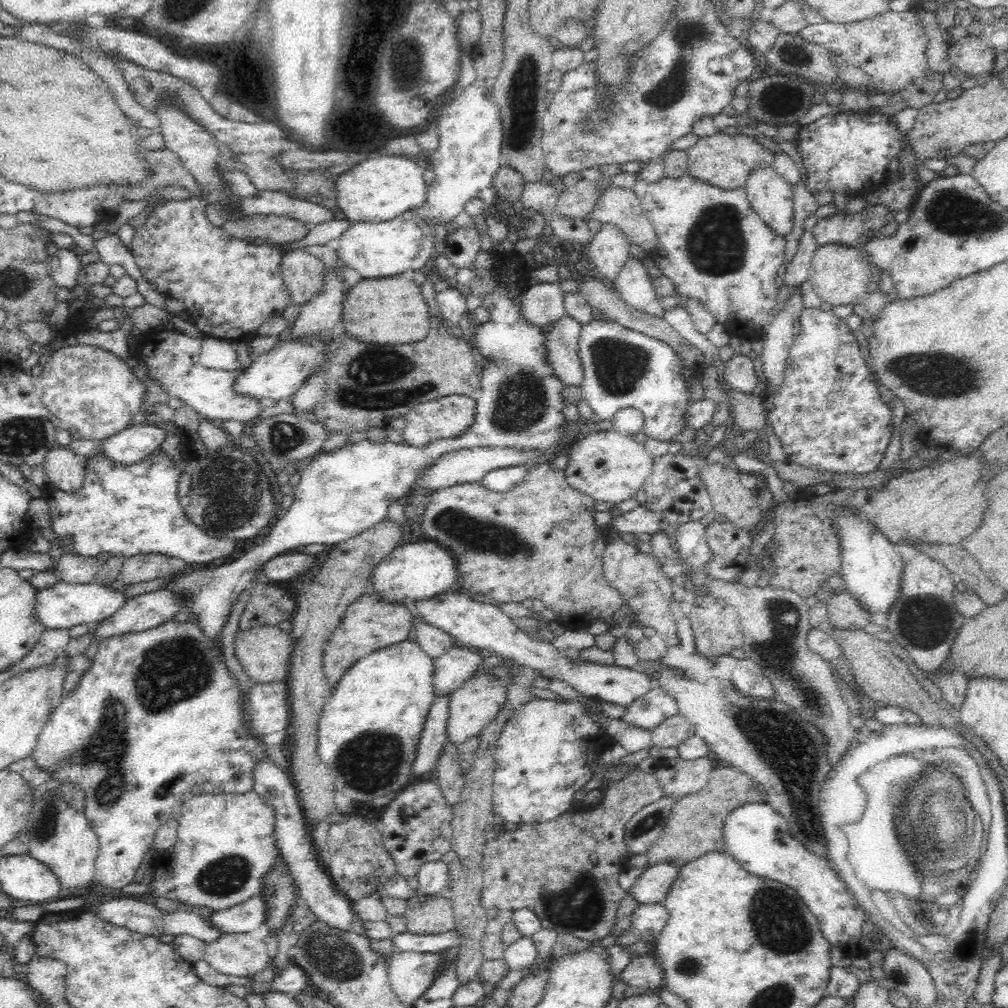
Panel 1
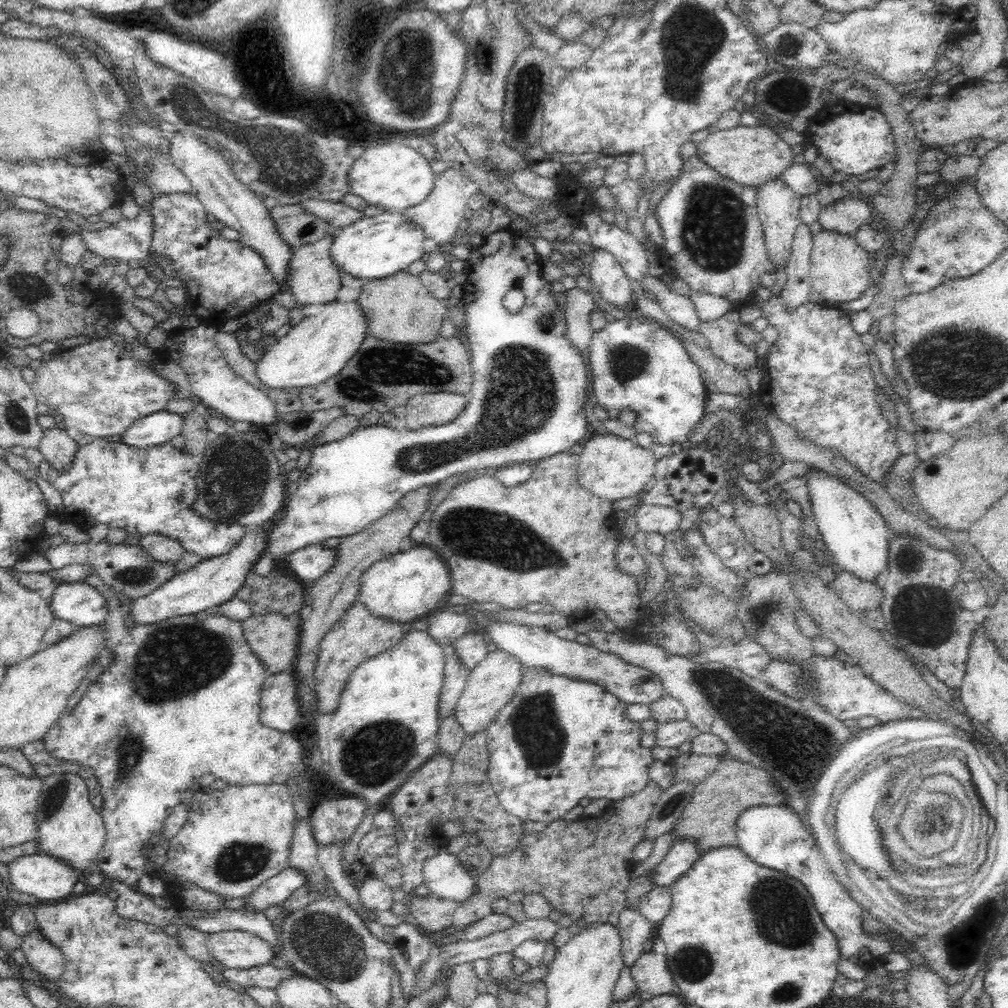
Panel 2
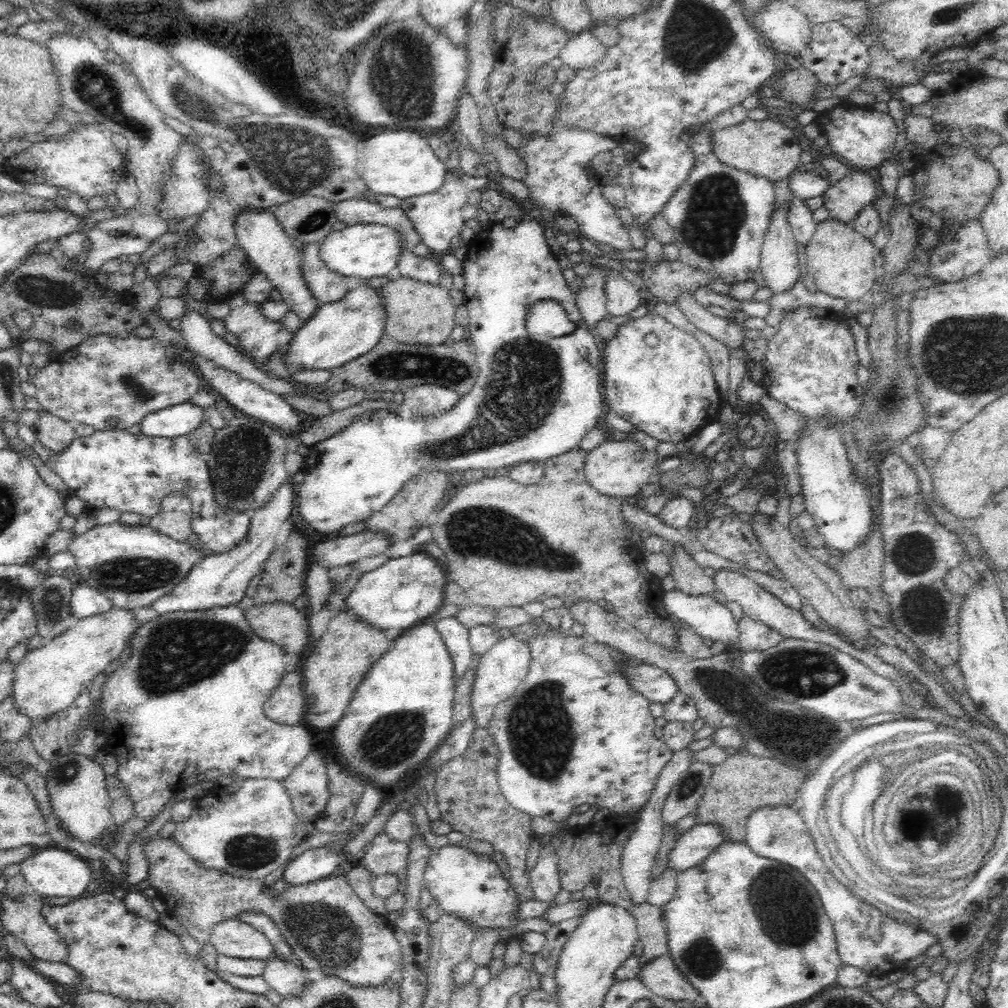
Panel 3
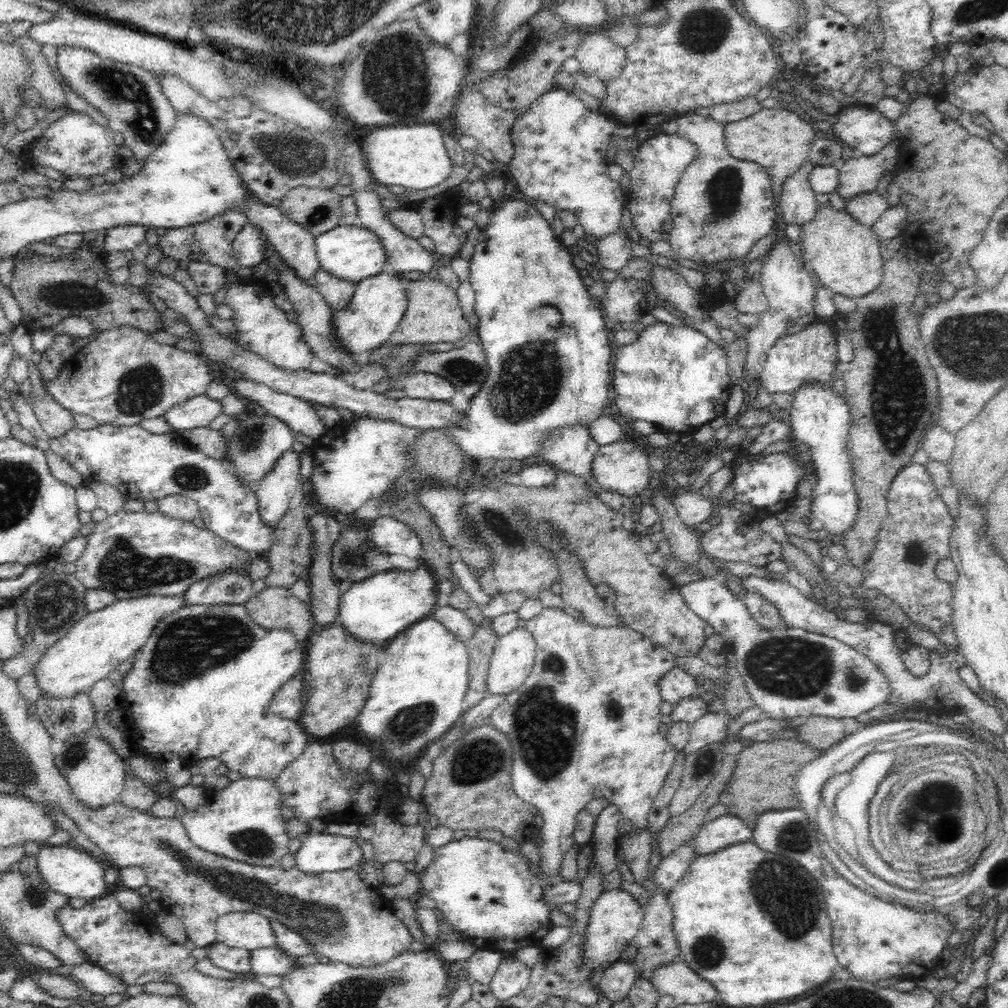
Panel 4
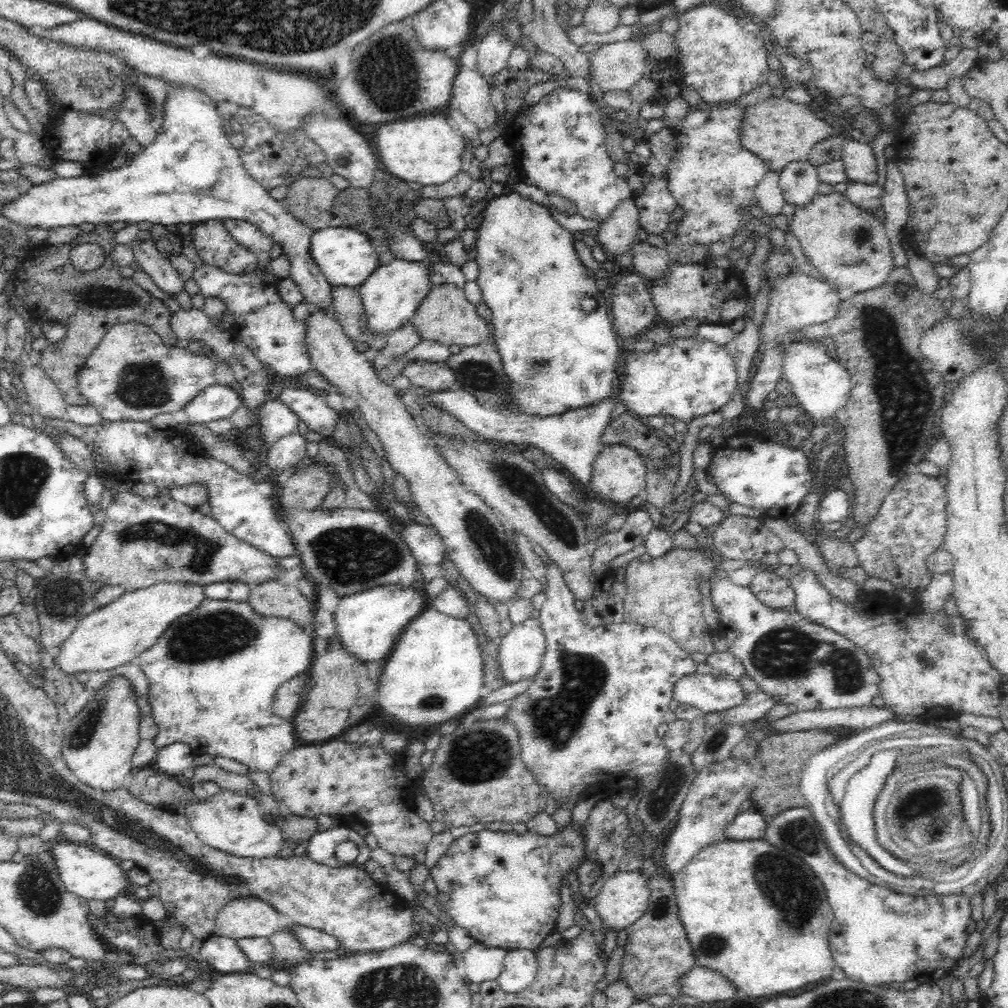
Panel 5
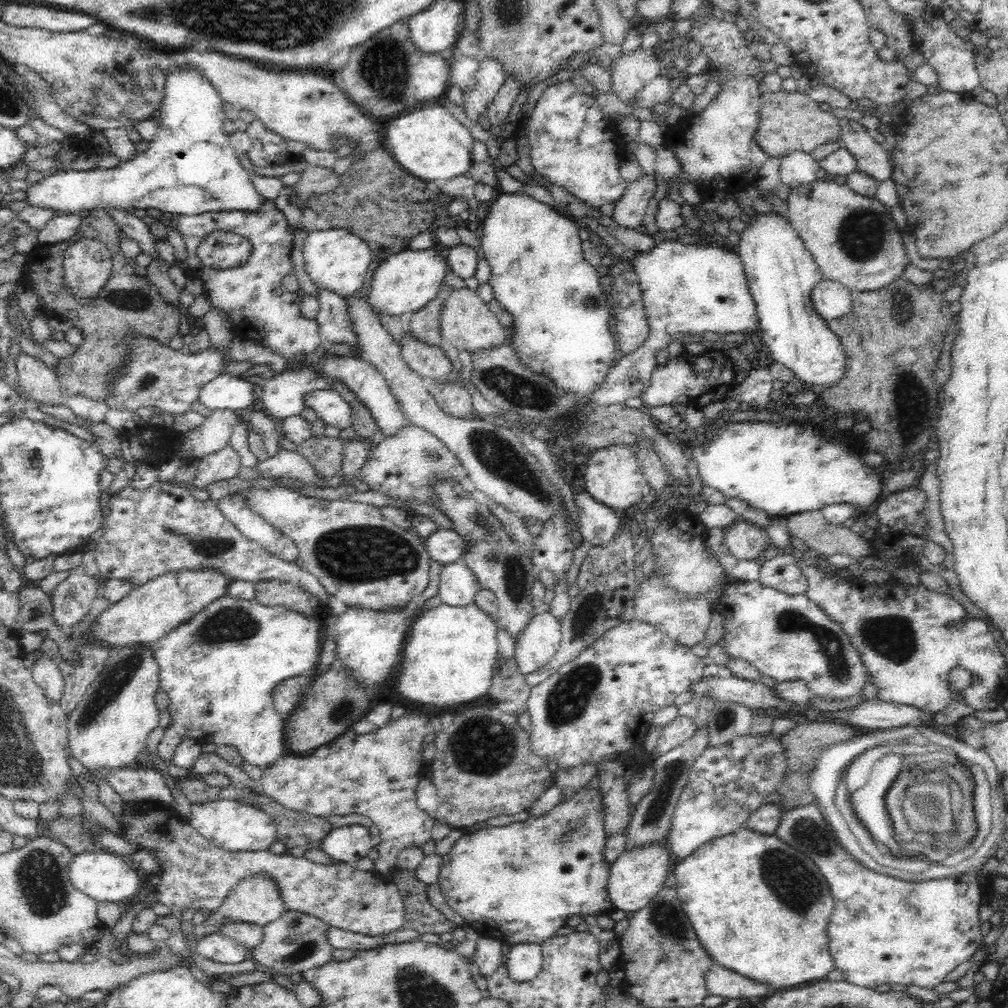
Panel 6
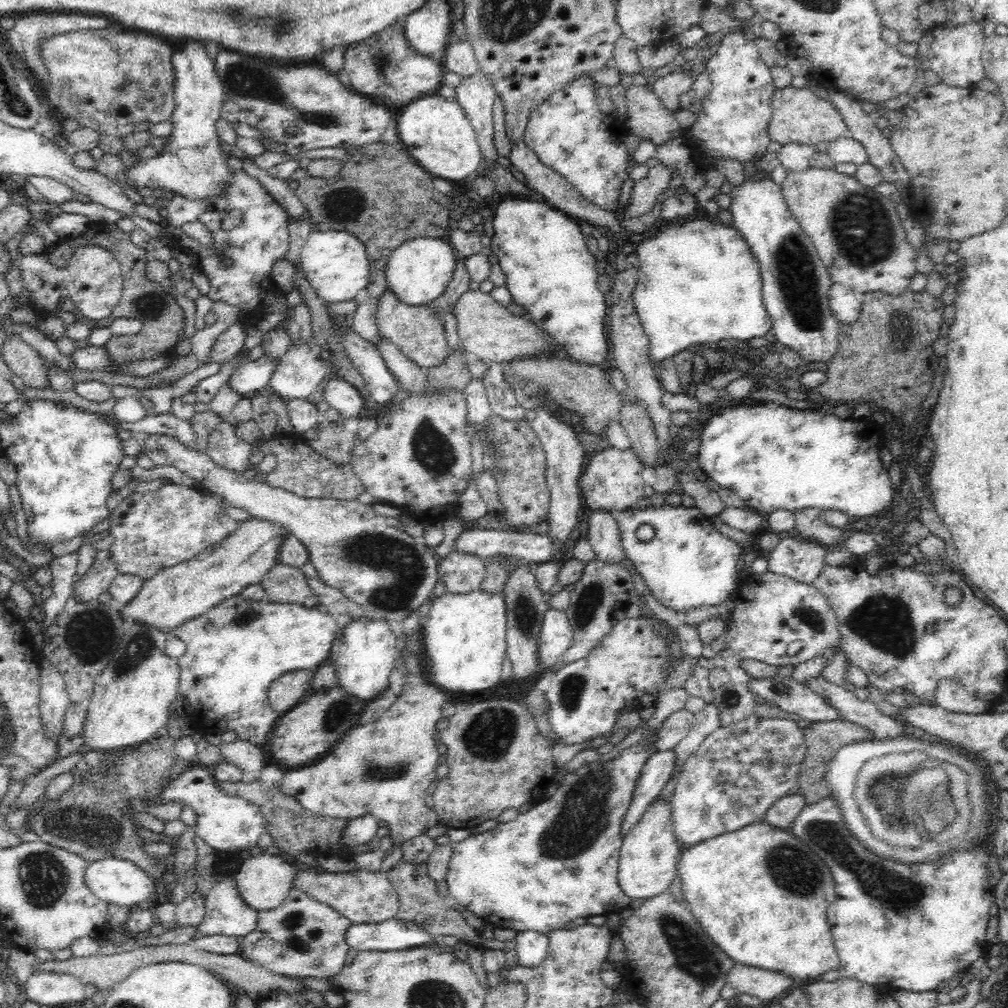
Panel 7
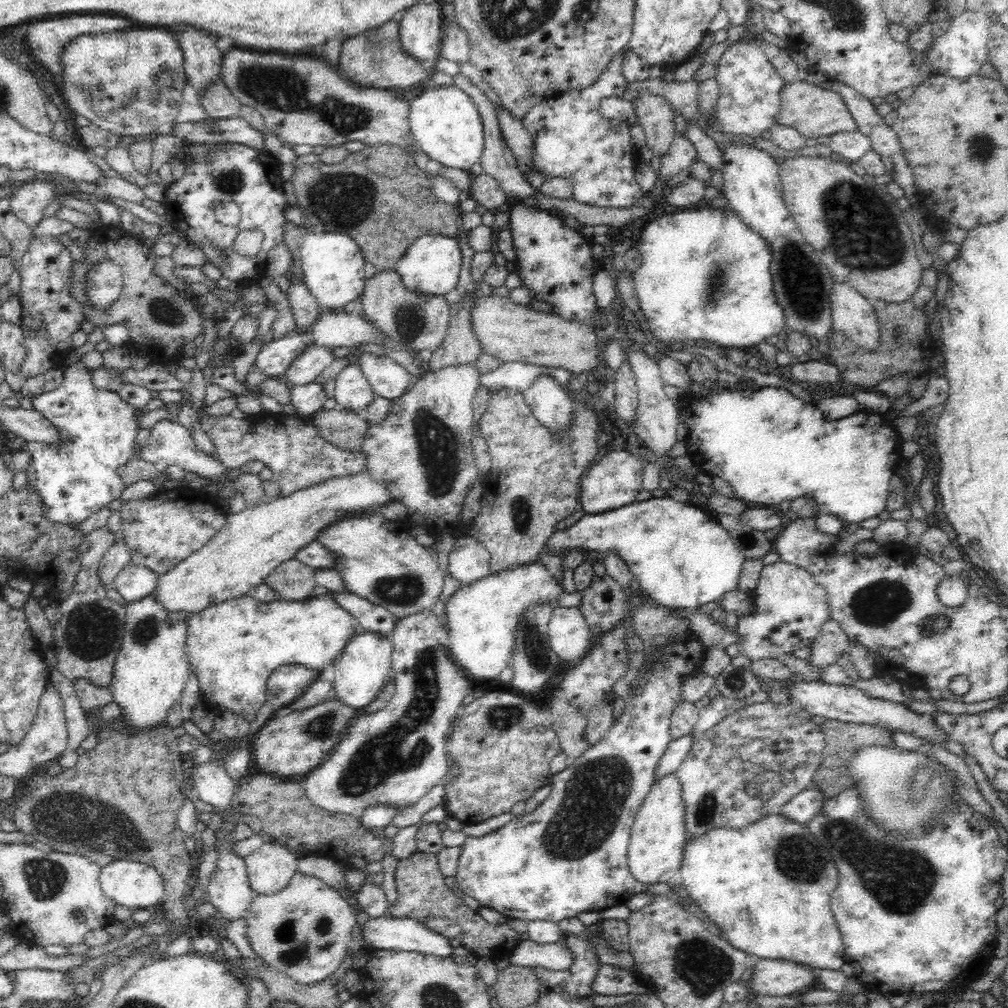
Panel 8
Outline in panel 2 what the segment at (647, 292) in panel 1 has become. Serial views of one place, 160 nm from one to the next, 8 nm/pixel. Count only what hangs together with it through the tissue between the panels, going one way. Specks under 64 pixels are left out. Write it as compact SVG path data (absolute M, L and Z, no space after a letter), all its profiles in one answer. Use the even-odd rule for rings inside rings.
M584 210L577 216L587 226L591 243L598 249L606 249L621 264L621 268L632 282L640 282L648 276L648 251L628 230L606 223L594 210Z

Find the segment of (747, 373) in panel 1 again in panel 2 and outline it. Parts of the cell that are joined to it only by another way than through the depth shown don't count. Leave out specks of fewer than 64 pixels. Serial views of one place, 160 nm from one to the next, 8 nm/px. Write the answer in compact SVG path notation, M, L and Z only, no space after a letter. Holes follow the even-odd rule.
M734 309L710 322L700 320L700 333L710 342L709 349L716 357L738 372L745 373L752 366L756 366L758 356L748 345L736 339L736 328L740 324L739 311Z

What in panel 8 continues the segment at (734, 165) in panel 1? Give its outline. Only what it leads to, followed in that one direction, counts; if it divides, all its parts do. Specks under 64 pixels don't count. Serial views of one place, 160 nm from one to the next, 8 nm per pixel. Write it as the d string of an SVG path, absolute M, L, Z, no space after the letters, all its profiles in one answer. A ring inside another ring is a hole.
M807 81L785 84L781 91L780 101L781 108L775 122L784 125L784 127L796 129L806 139L858 131L858 125L852 119L848 107L844 105L842 97L826 87L809 84Z

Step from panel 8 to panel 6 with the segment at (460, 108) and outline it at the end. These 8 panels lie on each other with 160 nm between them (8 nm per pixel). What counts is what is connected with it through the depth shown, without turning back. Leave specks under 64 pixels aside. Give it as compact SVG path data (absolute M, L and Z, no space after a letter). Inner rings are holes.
M441 102L426 103L394 118L386 128L384 150L412 176L443 183L468 173L472 166L474 138Z

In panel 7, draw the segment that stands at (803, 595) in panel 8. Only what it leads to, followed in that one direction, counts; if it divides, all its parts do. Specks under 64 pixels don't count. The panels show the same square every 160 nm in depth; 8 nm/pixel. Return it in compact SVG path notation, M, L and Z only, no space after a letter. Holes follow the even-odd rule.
M770 571L763 574L750 574L740 580L728 601L731 615L727 618L726 647L744 661L758 661L776 668L780 666L796 666L810 658L822 656L824 650L831 646L835 653L829 663L823 666L822 679L837 685L846 686L848 655L842 650L840 623L837 614L830 607L828 598L812 584L796 583L796 581ZM800 642L800 650L796 654L788 654L788 646Z

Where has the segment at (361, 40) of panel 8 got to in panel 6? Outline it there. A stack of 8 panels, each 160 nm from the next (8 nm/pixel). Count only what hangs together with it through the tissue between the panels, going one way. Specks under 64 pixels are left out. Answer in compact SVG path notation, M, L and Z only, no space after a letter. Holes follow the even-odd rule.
M398 22L382 32L377 32L372 38L361 42L352 48L349 54L348 63L342 69L341 88L348 96L348 99L360 107L362 112L374 118L386 118L386 116L398 116L426 103L440 102L446 97L450 87L449 83L449 62L448 56L440 54L424 54L420 52L409 35L409 28L406 22Z

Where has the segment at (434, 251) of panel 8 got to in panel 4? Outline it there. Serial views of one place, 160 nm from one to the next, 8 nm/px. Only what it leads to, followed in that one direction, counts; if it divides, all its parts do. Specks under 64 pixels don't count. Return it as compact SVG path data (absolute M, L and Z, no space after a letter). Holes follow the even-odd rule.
M387 269L355 283L353 297L343 311L334 310L331 328L339 345L350 354L360 354L386 343L404 316L407 305L405 284L398 272Z

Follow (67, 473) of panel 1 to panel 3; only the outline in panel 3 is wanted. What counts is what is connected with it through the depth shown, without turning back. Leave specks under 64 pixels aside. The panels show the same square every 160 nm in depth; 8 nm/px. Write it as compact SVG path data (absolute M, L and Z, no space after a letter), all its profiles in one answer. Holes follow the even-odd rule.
M40 411L40 416L34 425L37 440L50 453L62 452L76 438L73 424Z

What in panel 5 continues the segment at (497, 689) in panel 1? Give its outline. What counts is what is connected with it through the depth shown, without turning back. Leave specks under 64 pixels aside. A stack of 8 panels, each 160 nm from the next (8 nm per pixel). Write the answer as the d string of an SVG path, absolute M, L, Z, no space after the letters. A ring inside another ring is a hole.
M537 617L514 625L499 643L499 671L506 684L534 678L546 650L546 637Z

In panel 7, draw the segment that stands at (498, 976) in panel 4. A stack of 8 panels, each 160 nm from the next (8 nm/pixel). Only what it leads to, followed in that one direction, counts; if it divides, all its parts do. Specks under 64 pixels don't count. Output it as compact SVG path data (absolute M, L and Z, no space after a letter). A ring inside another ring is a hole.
M533 930L520 932L515 937L515 953L520 966L538 966L546 958L549 947L547 934Z

